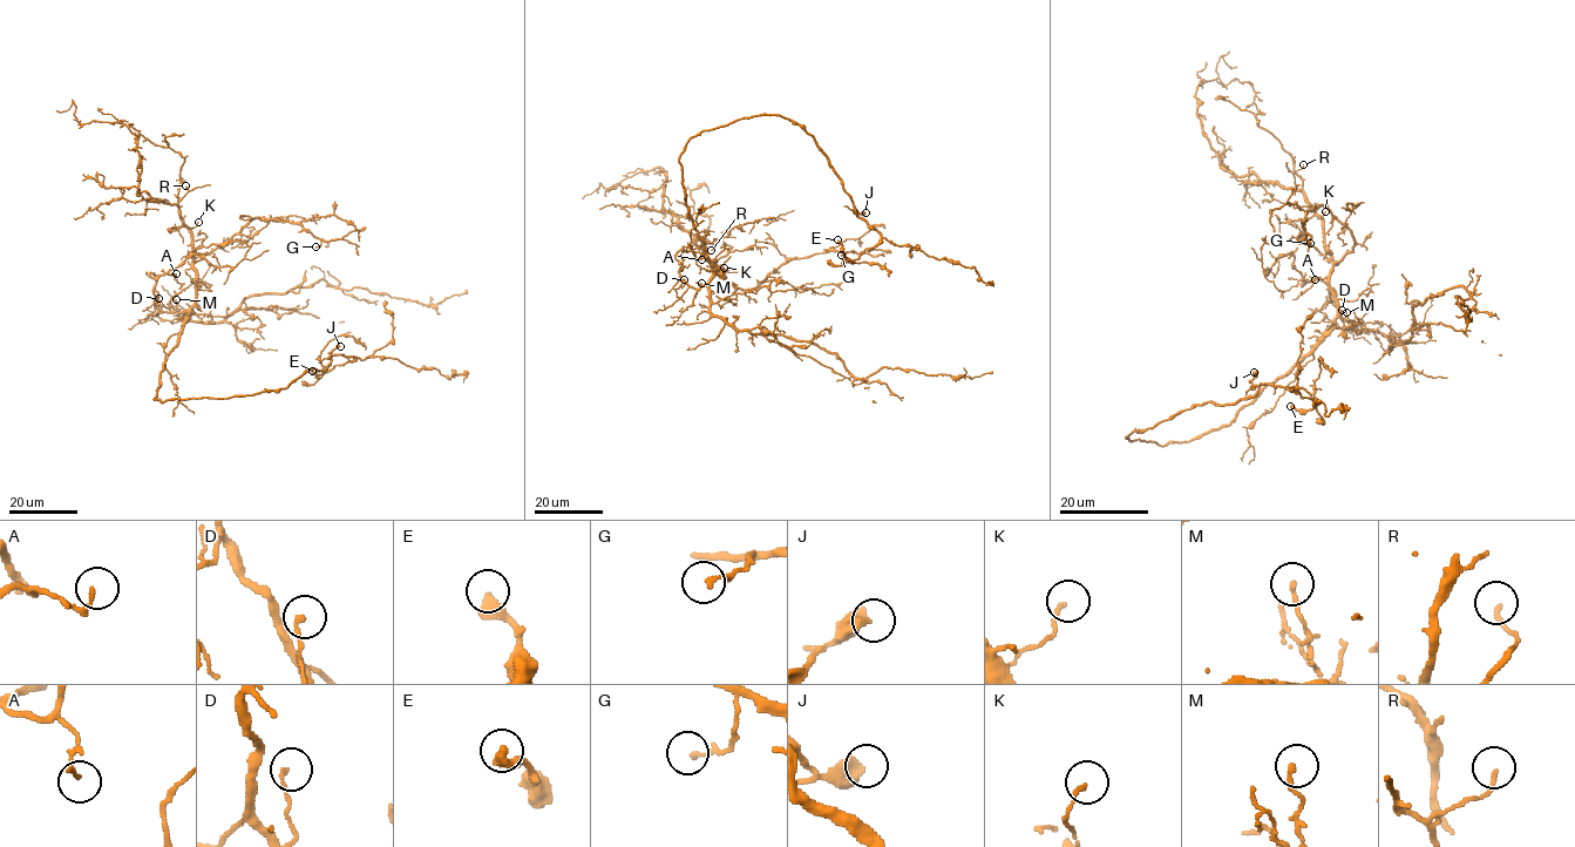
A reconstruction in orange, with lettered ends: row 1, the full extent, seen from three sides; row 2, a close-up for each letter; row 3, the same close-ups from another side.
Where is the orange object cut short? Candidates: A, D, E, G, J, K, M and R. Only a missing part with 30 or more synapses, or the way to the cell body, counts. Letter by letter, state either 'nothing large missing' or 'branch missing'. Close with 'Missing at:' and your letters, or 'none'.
A: nothing large missing
D: nothing large missing
E: nothing large missing
G: nothing large missing
J: nothing large missing
K: nothing large missing
M: nothing large missing
R: nothing large missing
Missing at: none

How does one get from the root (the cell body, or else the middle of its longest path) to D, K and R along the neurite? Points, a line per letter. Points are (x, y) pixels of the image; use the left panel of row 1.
D: (161, 380), (162, 364), (176, 344), (187, 311), (161, 312), (158, 298)
K: (161, 380), (162, 364), (176, 344), (183, 319), (195, 299), (197, 270), (191, 229), (198, 222)
R: (161, 380), (162, 364), (176, 344), (195, 299), (191, 229), (178, 204), (189, 190), (185, 185)

